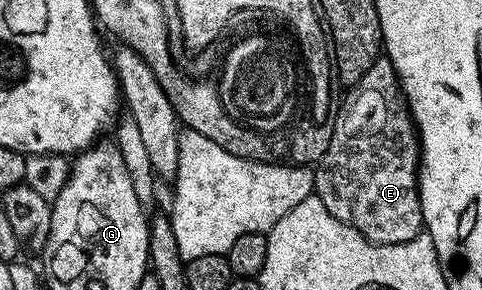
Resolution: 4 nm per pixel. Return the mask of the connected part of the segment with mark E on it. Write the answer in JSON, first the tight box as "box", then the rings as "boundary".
{"box":[314,57,424,245],"boundary":[[[386,57],[378,59],[369,69],[369,73],[365,73],[365,77],[361,77],[361,81],[355,84],[353,90],[348,95],[351,96],[348,97],[347,104],[340,109],[339,116],[337,116],[338,111],[334,116],[334,119],[336,119],[331,127],[329,145],[314,168],[314,194],[318,195],[319,200],[325,205],[325,209],[329,209],[329,213],[333,217],[337,217],[337,221],[345,221],[345,225],[357,229],[357,233],[361,233],[371,243],[384,243],[385,245],[404,243],[413,237],[417,237],[424,230],[421,197],[419,196],[419,132],[415,130],[415,122],[411,119],[411,111],[407,107],[407,99],[403,96],[403,90],[399,84],[399,75],[393,69],[391,60]]]}

